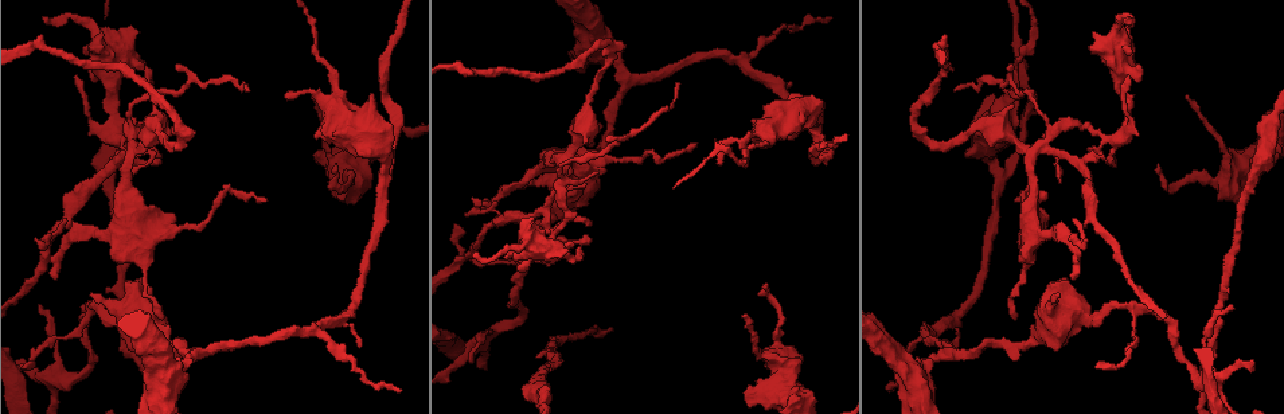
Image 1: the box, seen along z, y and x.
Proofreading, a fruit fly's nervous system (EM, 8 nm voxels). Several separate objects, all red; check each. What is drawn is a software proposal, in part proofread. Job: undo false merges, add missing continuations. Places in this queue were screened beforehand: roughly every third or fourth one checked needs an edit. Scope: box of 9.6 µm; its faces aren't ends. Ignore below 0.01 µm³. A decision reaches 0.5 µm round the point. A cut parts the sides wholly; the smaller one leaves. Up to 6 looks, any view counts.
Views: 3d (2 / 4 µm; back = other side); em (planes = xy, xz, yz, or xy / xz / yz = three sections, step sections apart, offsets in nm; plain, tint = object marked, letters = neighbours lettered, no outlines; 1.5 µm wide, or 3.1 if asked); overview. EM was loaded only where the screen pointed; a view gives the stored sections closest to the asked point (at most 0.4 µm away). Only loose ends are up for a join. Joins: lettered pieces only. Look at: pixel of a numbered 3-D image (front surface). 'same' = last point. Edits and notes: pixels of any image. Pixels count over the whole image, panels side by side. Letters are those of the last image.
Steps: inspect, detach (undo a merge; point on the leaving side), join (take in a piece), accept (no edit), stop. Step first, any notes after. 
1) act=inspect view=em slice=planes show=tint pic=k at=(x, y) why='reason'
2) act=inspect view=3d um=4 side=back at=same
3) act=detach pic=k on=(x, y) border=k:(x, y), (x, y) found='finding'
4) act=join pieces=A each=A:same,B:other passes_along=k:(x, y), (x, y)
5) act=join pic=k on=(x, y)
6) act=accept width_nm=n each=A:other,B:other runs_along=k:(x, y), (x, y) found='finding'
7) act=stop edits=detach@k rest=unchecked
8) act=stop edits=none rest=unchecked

act=inspect view=3d um=4 pic=1 at=(1186, 94)

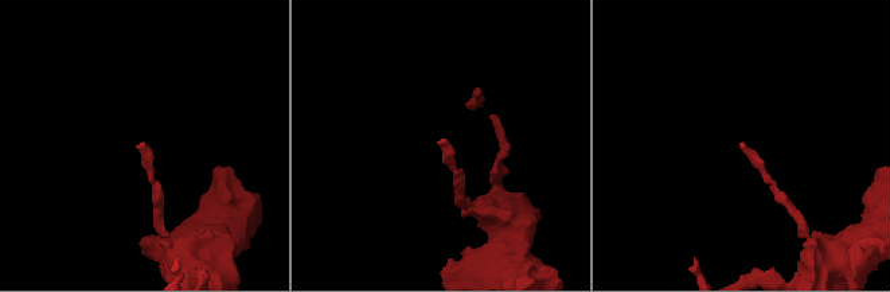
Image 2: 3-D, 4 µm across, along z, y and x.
act=inspect view=em slice=yz step=4 show=tint pic=2 at=(742, 145) why='now the EM'

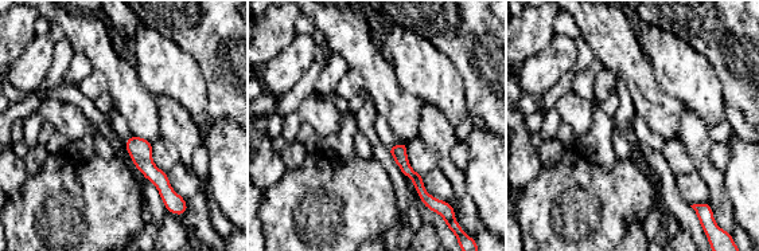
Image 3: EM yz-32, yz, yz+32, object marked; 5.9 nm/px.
act=inspect view=em slice=planes show=letters at=same

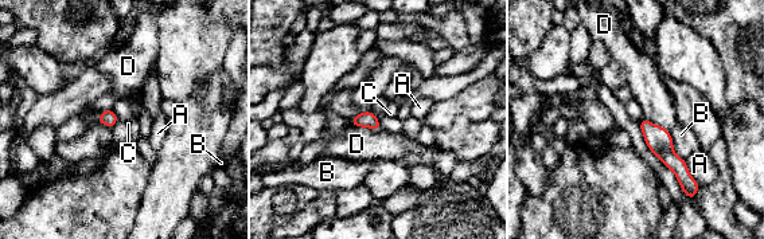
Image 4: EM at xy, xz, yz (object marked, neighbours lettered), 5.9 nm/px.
act=accept longest_contact=B:200nm each=A:other,B:other,C:other,D:other border=4:(351, 124), (374, 129), (381, 128) found='none of them fits'

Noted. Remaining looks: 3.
act=inspect view=em slice=planes show=letters pic=1 at=(587, 242) why='thin end'

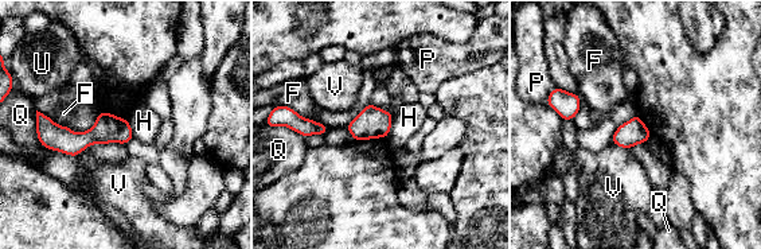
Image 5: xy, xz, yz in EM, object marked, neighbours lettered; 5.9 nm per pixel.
act=accept longest_contact=Q:260nm each=F:other,H:other,P:other,Q:other,U:other,V:other runs_along=5:(39, 116), (61, 139), (129, 135) found='no lettered piece goes on from it'

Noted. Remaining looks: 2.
act=stop edits=none rest=unchecked

